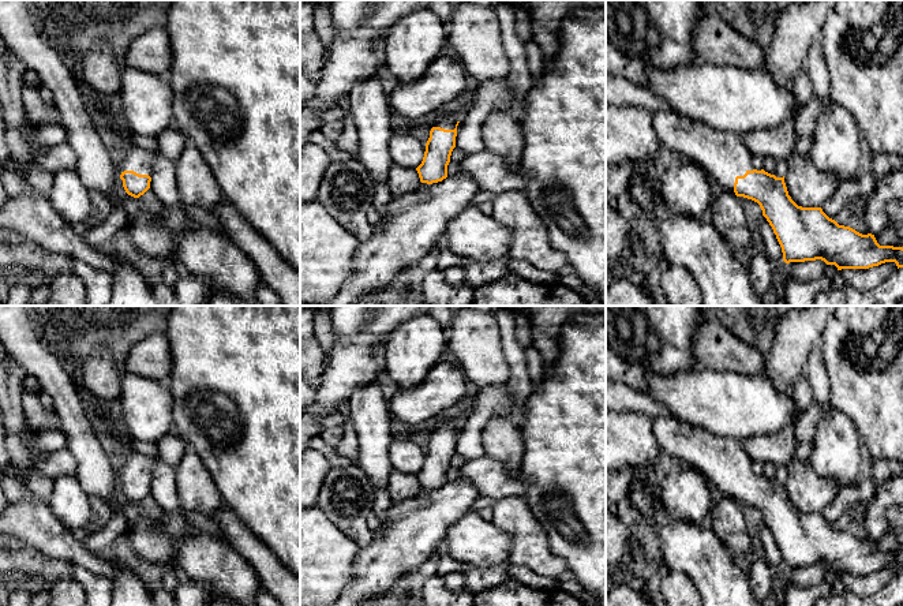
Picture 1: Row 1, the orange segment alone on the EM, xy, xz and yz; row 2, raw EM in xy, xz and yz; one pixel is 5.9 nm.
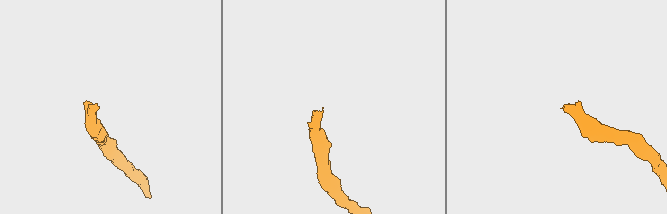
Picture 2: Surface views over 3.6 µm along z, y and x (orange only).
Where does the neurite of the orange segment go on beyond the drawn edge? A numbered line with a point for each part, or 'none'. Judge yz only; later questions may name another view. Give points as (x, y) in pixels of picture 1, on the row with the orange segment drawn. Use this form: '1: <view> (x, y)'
1: yz (723, 154)

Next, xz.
1: xz (448, 120)

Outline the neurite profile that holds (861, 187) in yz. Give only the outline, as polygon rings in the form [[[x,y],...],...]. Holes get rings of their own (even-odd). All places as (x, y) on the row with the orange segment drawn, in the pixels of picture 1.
[[[873,172],[865,173],[854,182],[842,183],[835,195],[821,206],[823,212],[833,220],[853,199],[869,197],[873,192],[876,183],[877,177]]]

